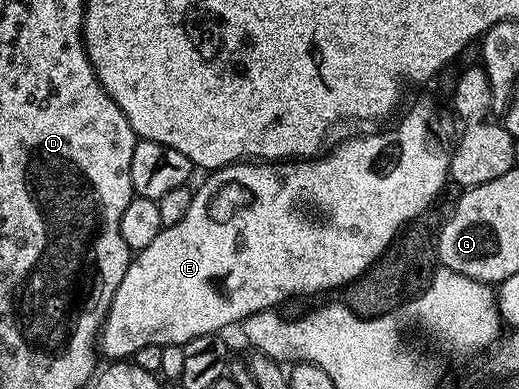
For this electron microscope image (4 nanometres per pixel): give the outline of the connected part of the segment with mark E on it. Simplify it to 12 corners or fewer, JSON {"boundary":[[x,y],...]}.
{"boundary":[[396,137],[237,161],[129,260],[108,359],[352,284],[449,184]]}

